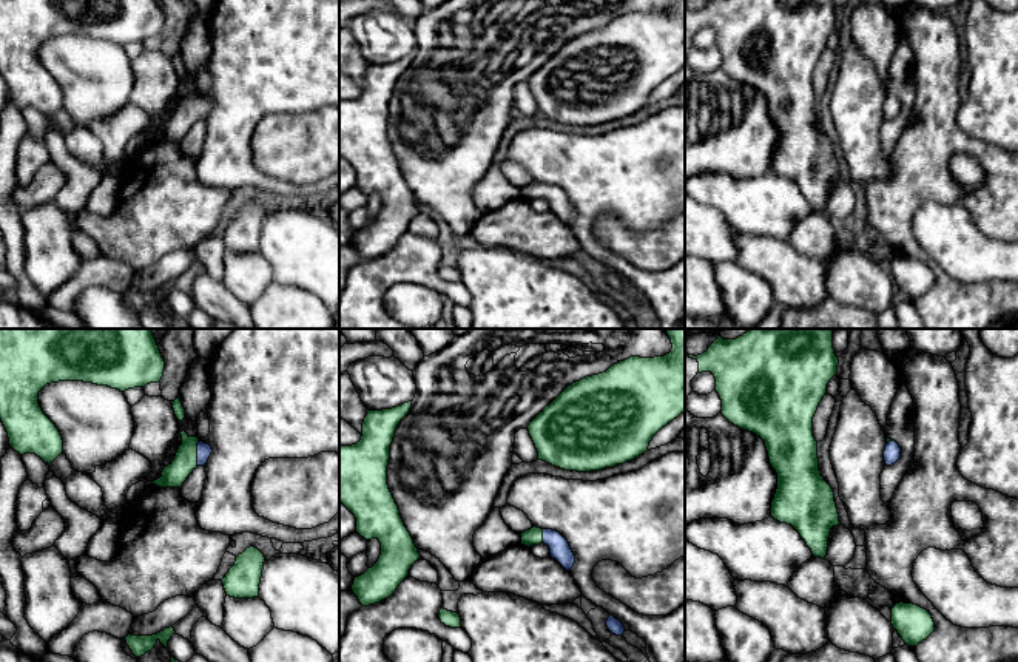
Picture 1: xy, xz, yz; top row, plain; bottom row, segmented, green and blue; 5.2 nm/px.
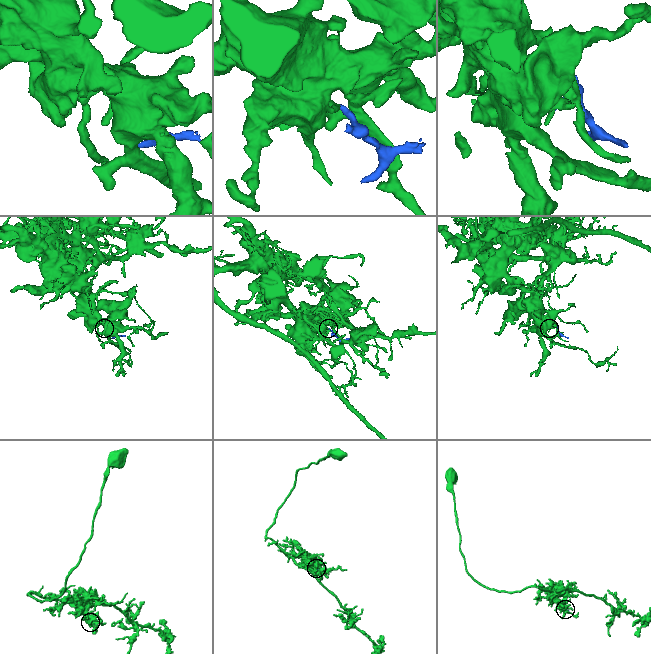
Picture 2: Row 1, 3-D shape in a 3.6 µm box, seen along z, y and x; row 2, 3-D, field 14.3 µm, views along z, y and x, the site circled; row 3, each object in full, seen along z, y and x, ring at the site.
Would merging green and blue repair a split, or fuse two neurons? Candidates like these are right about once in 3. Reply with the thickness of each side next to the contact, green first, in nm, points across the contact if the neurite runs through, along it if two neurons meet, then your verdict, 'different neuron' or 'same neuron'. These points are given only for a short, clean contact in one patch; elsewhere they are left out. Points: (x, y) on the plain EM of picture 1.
calibres 130 and 80 nm; different neuron

